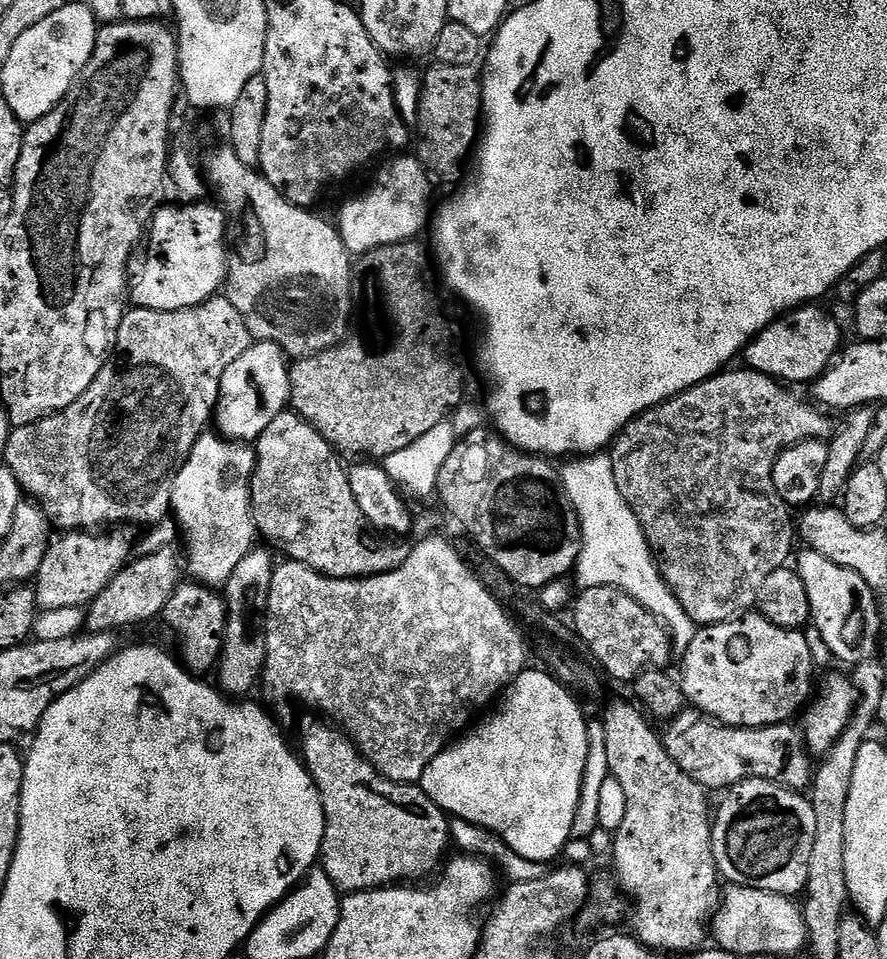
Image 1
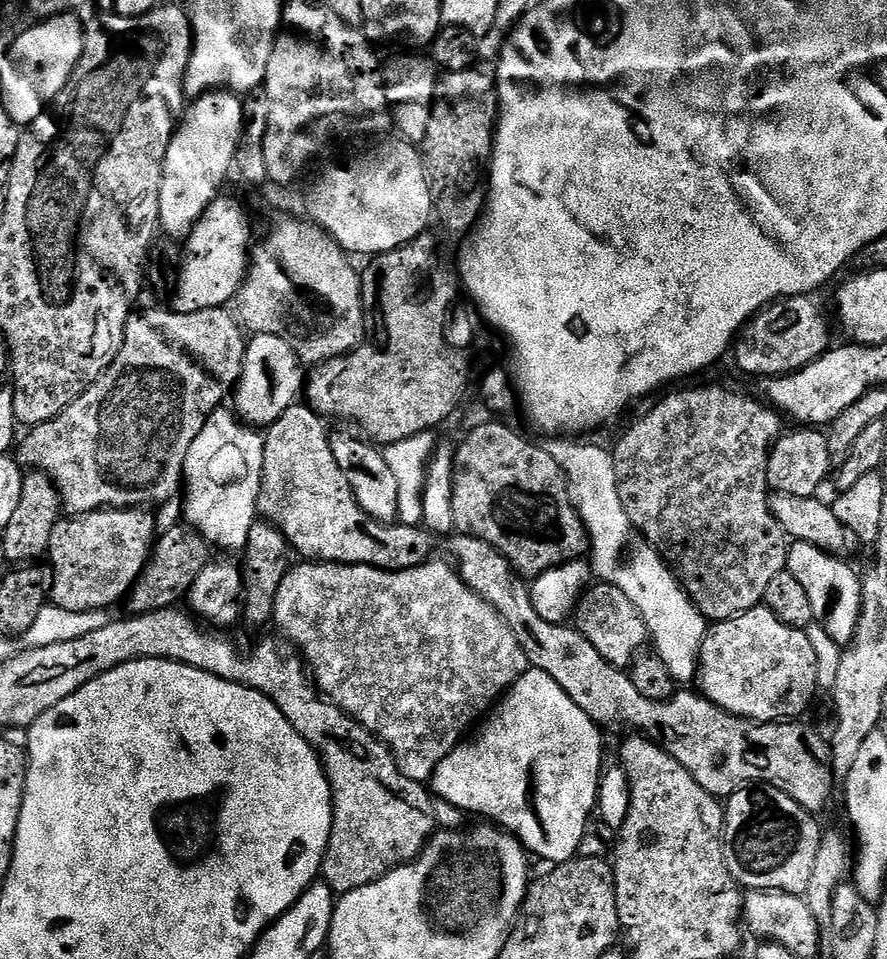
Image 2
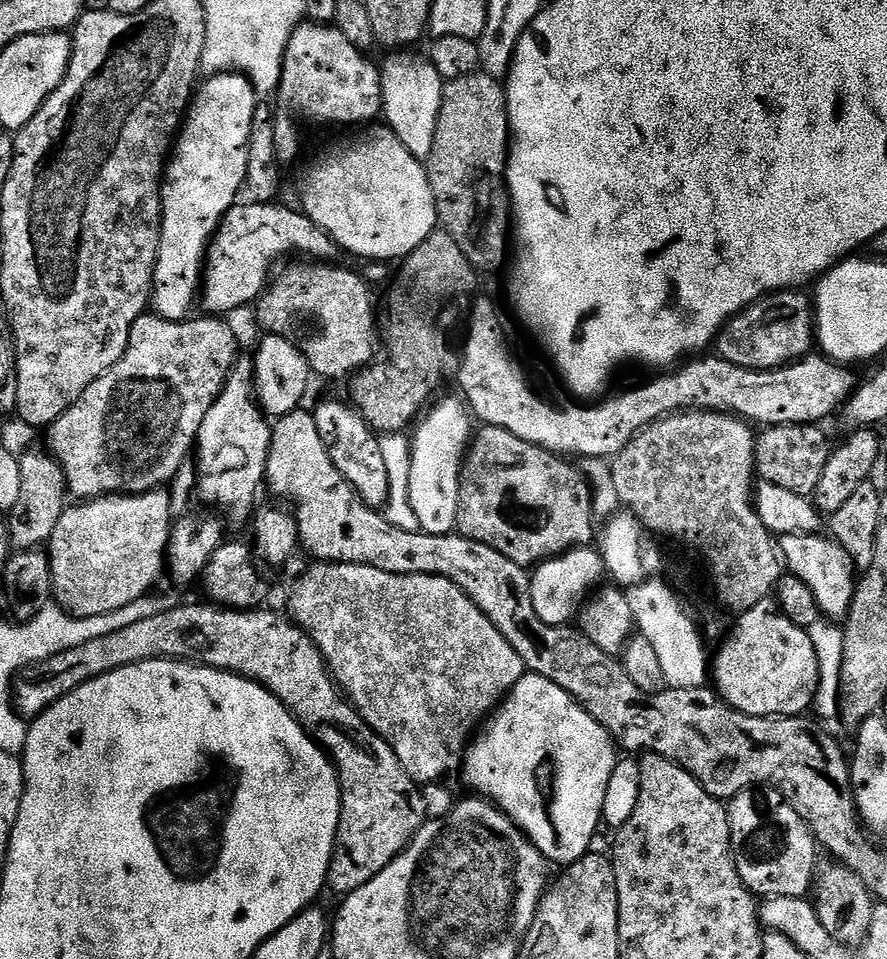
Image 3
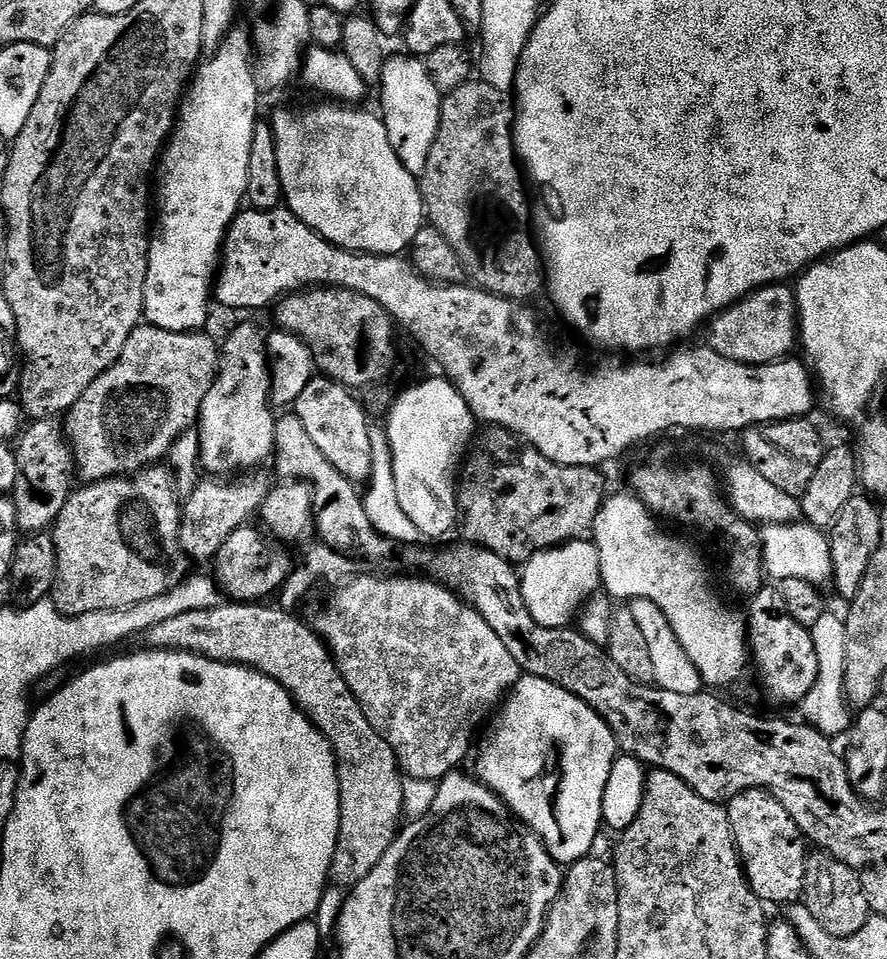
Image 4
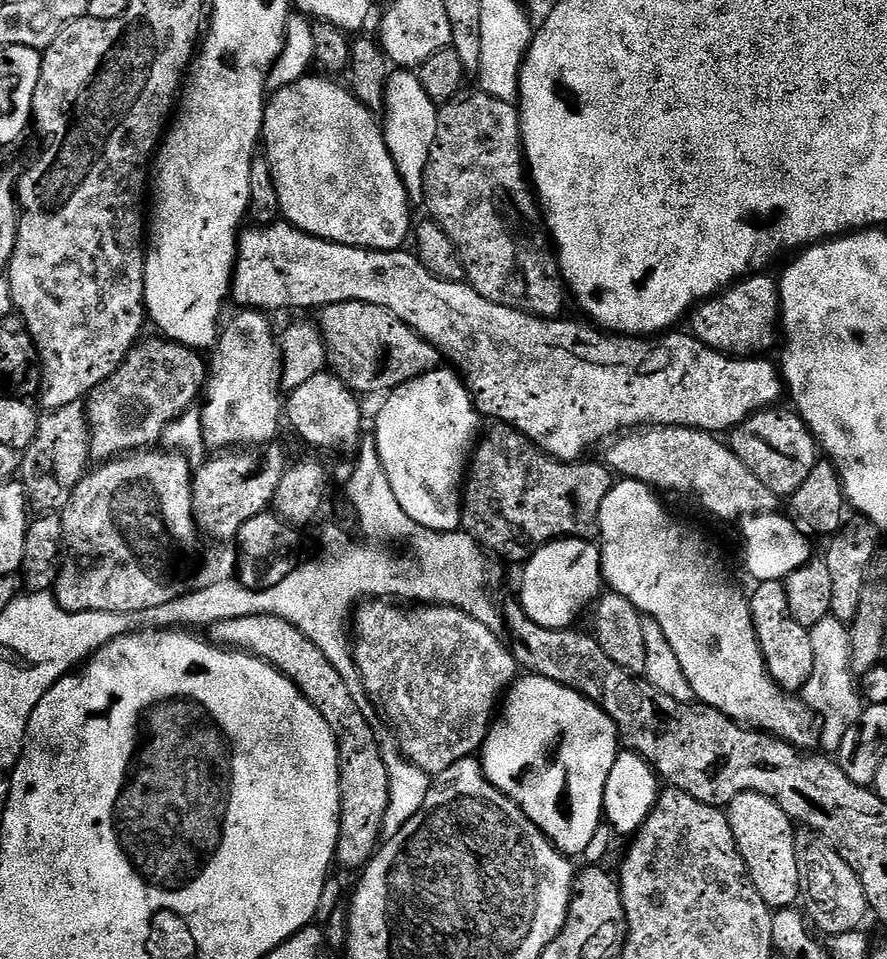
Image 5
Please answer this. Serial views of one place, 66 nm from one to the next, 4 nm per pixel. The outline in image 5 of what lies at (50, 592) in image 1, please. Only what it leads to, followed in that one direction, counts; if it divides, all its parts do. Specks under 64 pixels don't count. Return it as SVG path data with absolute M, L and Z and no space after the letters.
M141 450L135 454L125 454L115 460L110 460L101 463L99 466L93 467L91 471L84 475L82 482L78 482L78 486L74 490L74 494L70 498L68 505L62 510L62 519L64 521L64 543L62 545L63 551L66 553L66 559L63 561L60 577L56 579L56 587L54 595L58 606L62 606L62 610L67 612L89 612L90 610L114 610L115 612L137 612L138 610L146 610L150 606L162 606L162 602L174 602L174 598L178 598L182 594L186 594L193 587L192 581L192 555L200 548L200 540L202 541L202 533L196 527L196 519L192 513L192 478L193 469L188 467L188 459L184 455L175 450Z

